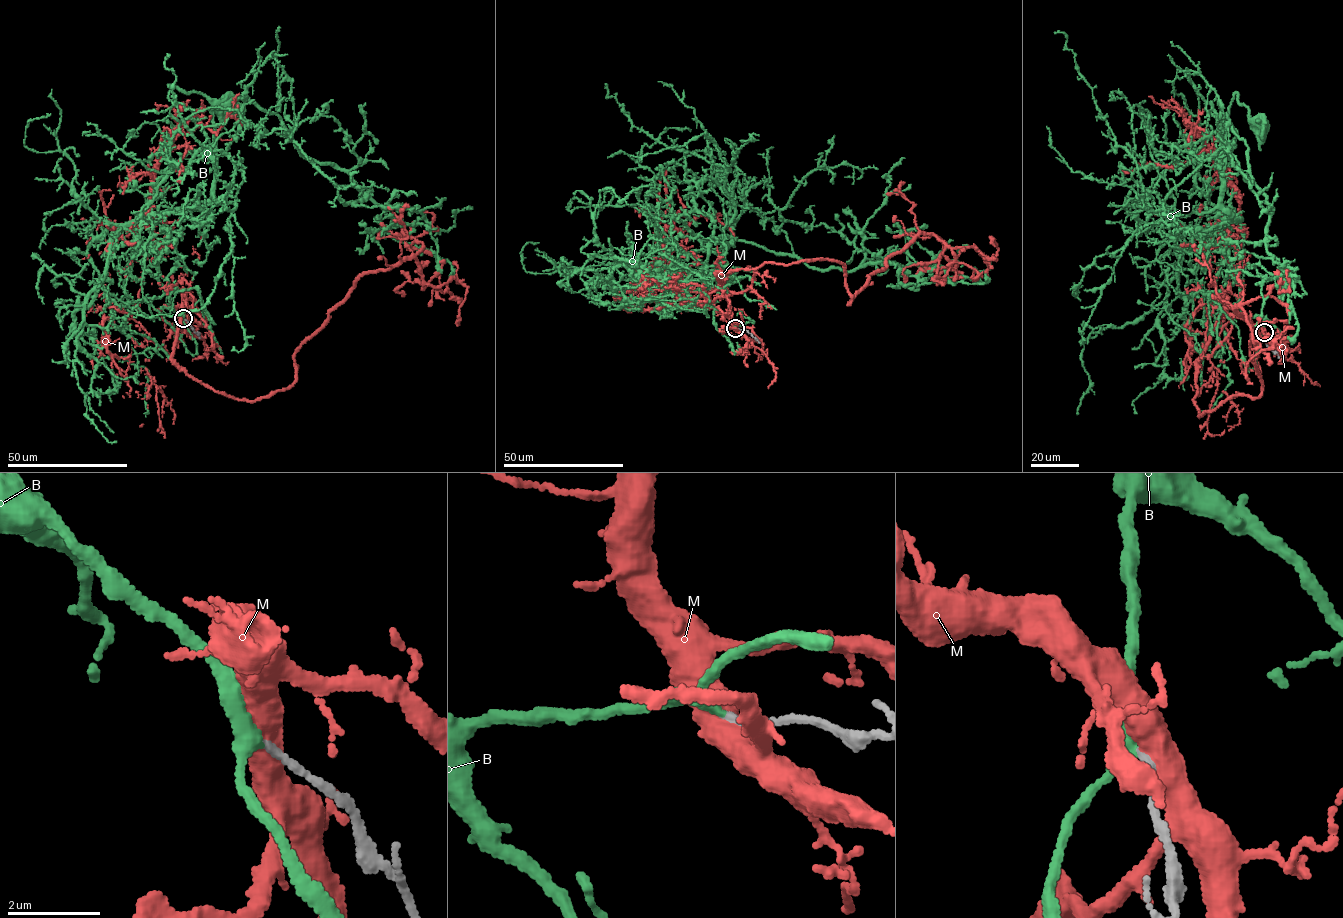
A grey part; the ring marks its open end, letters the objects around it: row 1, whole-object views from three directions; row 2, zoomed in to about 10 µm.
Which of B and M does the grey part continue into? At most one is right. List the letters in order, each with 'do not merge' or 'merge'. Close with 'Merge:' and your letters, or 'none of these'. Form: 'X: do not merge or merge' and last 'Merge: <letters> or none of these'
B: merge
M: do not merge
Merge: B

